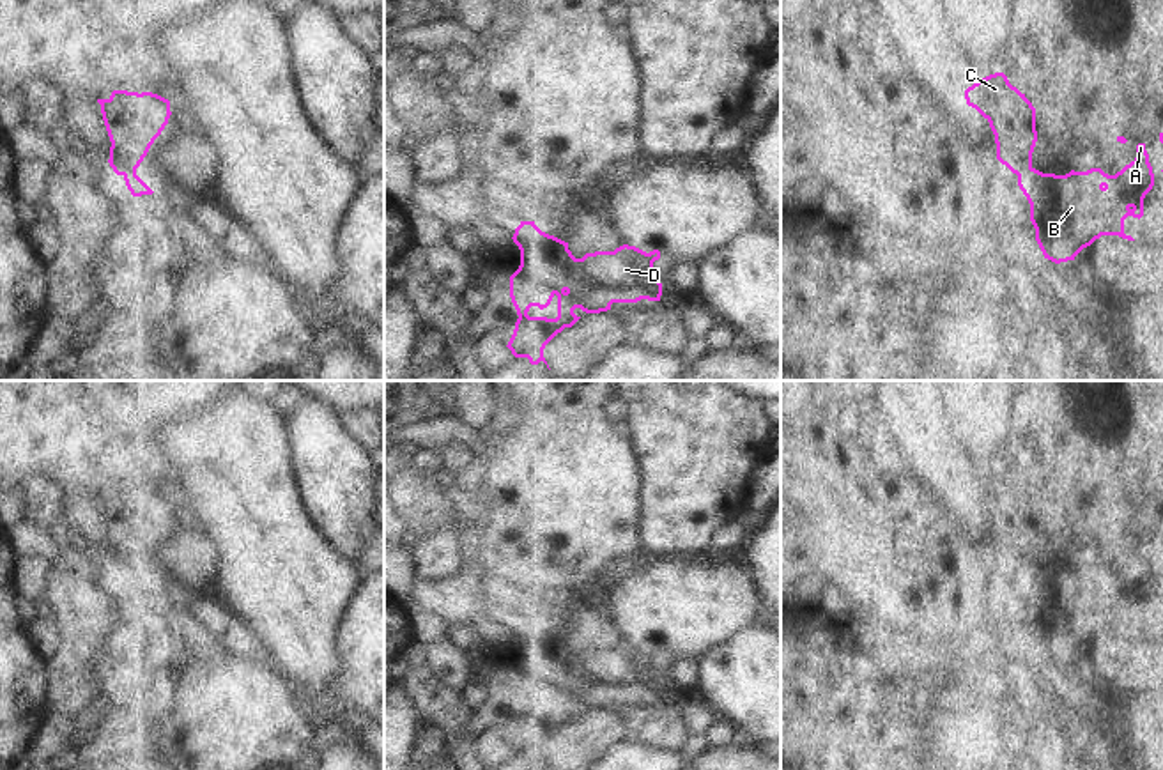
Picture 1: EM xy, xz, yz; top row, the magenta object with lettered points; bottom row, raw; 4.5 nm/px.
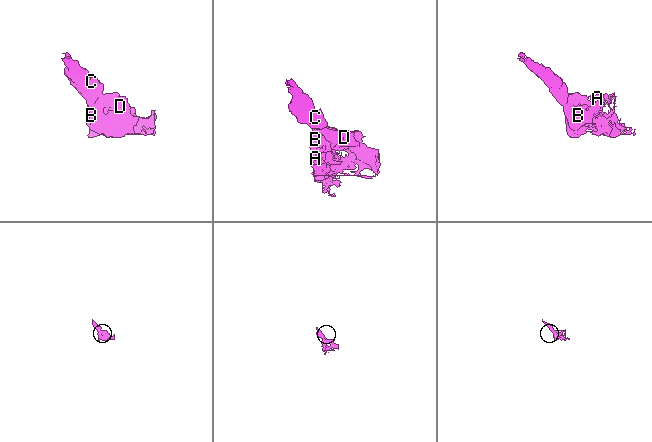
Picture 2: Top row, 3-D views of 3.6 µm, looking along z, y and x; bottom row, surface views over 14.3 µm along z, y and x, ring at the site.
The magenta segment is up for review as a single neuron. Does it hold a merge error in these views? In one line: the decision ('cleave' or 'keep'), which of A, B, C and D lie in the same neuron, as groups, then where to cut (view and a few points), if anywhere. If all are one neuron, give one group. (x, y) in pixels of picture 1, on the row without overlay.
keep; groups A B C D; cut none

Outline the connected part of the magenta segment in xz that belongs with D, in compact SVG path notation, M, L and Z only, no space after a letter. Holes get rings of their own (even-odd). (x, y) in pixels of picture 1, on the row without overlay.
M520 618L512 635L520 646L520 662L510 673L510 694L519 715L506 743L531 761L547 761L543 745L581 715L575 705L600 710L612 699L660 697L662 680L653 669L659 646L646 650L623 641L575 655L568 639L542 628L535 618ZM554 692L556 715L528 712L531 703L547 705Z

